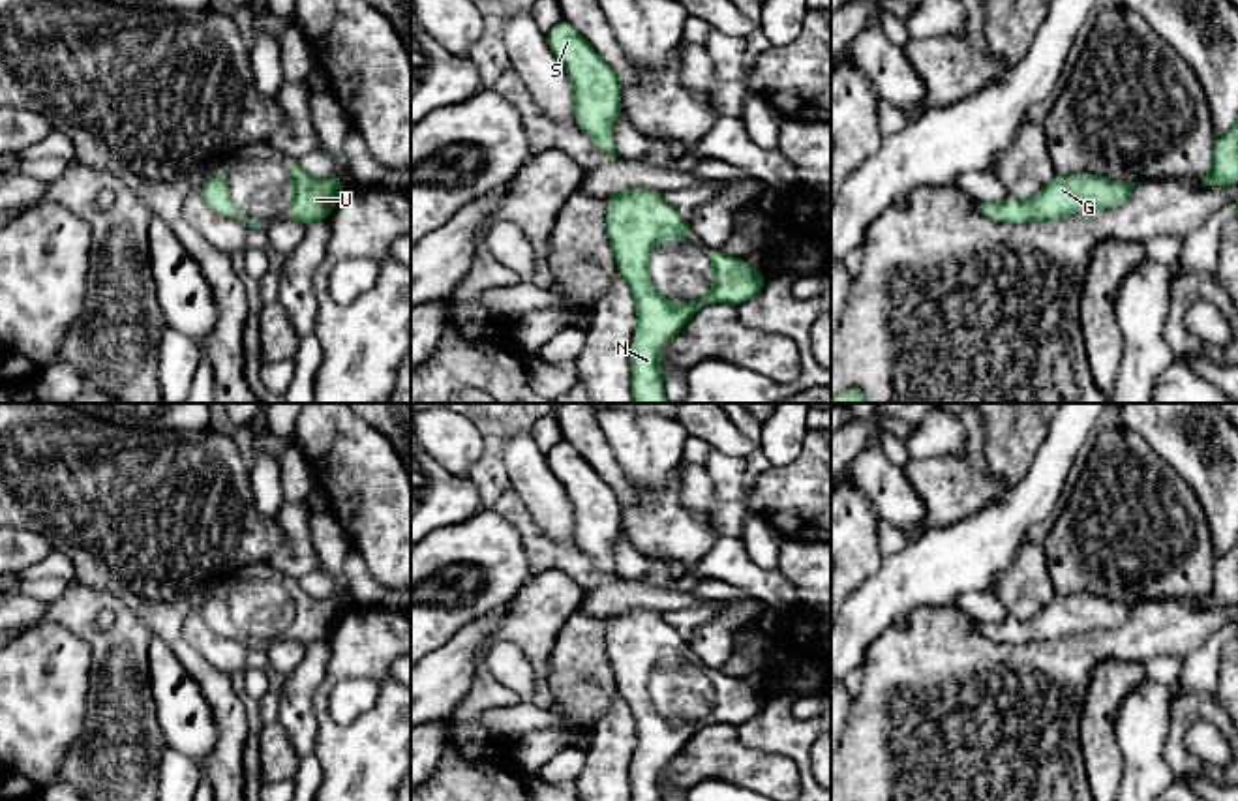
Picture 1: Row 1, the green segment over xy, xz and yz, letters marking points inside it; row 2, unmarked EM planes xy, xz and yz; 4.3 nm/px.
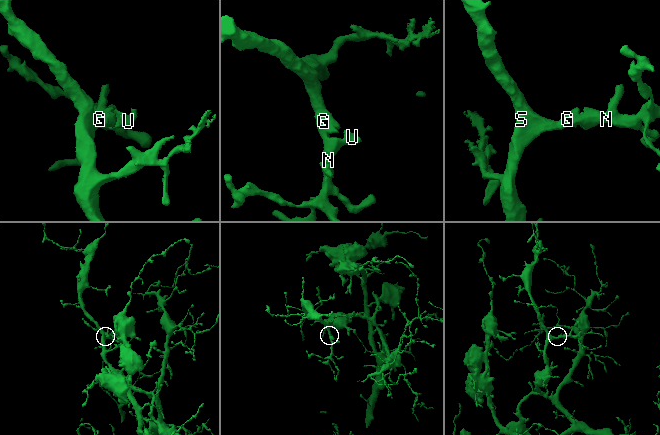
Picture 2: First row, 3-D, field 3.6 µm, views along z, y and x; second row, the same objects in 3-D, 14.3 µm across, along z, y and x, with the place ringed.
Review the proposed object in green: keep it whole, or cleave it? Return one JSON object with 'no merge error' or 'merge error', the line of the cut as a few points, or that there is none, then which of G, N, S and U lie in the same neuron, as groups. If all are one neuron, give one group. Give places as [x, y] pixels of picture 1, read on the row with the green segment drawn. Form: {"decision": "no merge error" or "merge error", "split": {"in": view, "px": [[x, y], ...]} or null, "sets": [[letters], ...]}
{"decision": "no merge error", "split": null, "sets": [["G", "N", "S", "U"]]}

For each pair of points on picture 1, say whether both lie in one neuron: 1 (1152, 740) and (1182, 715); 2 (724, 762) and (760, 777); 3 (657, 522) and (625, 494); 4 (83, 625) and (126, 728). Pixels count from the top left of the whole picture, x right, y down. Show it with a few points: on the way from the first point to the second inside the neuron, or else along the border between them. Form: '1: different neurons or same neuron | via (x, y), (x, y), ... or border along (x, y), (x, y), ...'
1: different neurons | border along (1173, 700), (1163, 751), (1169, 770)
2: same neuron | via (734, 762), (751, 768)
3: same neuron | via (649, 518), (633, 501)
4: same neuron | via (109, 651), (120, 663), (120, 702)

